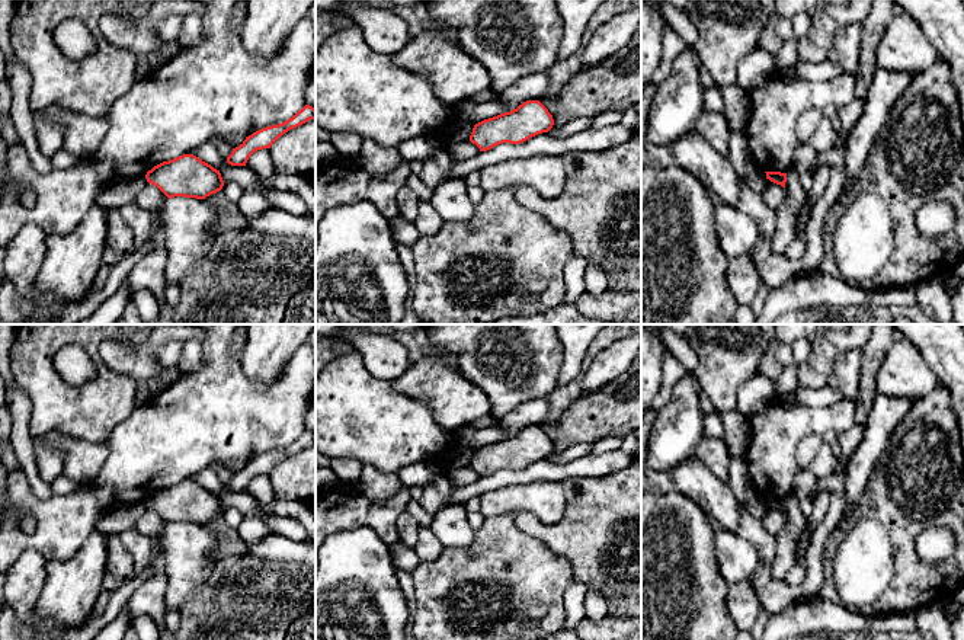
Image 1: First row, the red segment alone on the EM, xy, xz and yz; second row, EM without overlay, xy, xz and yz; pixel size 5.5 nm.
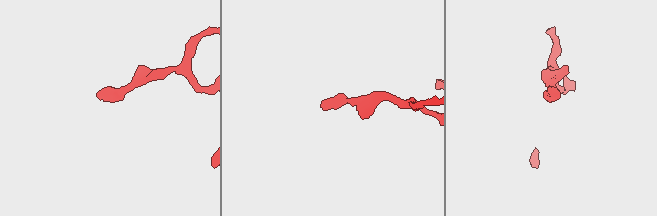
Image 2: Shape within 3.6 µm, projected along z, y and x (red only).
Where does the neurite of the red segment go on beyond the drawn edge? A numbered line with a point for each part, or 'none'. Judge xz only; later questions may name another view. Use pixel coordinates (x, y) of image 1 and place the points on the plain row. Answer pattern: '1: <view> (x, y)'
none

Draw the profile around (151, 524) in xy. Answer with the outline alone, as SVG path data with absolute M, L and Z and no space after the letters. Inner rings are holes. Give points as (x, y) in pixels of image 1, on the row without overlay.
M147 509L144 515L135 522L134 528L144 535L160 538L163 529L169 524L154 511Z

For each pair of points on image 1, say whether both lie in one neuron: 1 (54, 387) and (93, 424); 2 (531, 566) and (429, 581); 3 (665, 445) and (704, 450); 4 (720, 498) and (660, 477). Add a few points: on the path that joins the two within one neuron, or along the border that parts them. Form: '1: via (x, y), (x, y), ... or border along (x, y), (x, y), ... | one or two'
1: via (64, 397), (83, 413) | one
2: via (506, 572), (496, 578), (464, 578), (454, 581) | one
3: border along (704, 435), (694, 454) | two
4: via (705, 489), (697, 482), (675, 482) | one

